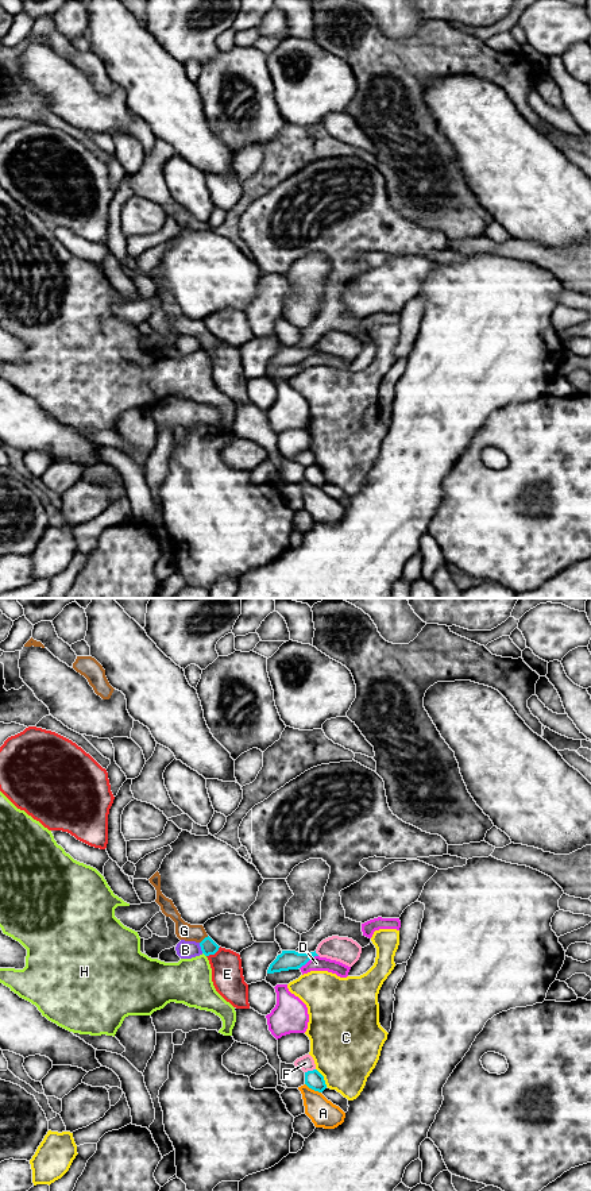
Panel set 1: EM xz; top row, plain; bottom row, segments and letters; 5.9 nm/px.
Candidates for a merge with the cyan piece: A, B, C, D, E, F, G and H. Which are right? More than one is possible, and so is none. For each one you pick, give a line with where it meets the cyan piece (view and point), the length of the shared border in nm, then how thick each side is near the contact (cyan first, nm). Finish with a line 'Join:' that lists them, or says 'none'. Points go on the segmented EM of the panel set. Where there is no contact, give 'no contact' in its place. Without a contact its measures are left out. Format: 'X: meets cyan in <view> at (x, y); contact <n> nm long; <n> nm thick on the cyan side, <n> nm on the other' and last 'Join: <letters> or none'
G: meets cyan in xz at (204, 939); contact 70 nm long; 90 nm thick on the cyan side, 110 nm on the other
Join: G

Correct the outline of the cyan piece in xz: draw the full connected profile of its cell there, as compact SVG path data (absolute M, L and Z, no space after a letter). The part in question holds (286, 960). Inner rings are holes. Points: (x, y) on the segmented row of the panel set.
M282 951L282 953L278 955L277 959L270 964L267 974L298 970L314 956L318 956L316 951L310 953L298 953L296 951Z

